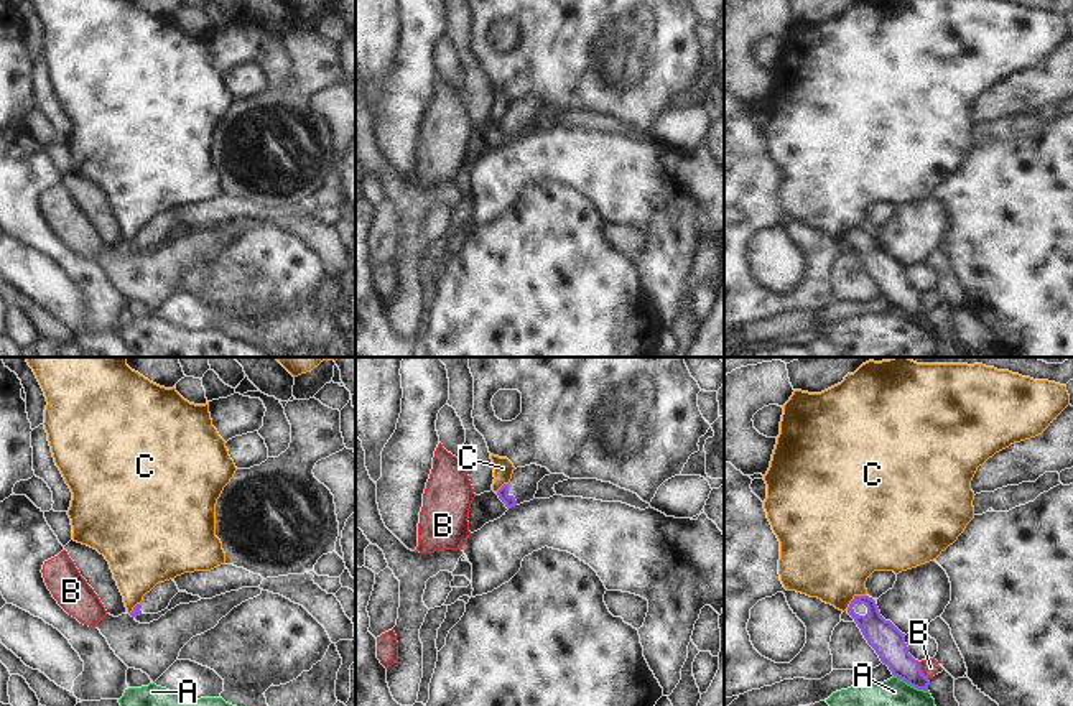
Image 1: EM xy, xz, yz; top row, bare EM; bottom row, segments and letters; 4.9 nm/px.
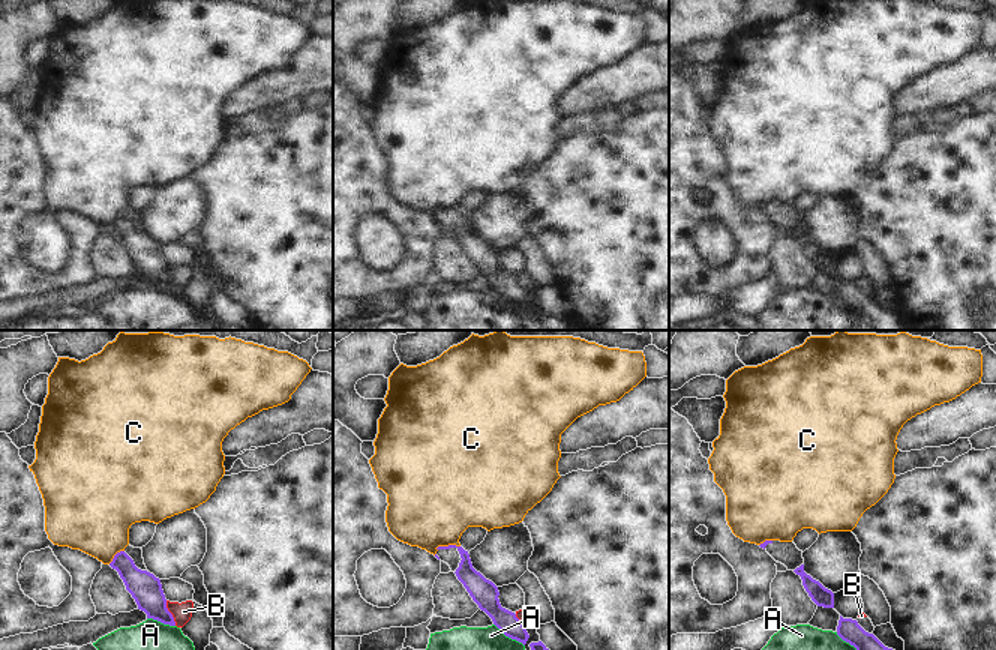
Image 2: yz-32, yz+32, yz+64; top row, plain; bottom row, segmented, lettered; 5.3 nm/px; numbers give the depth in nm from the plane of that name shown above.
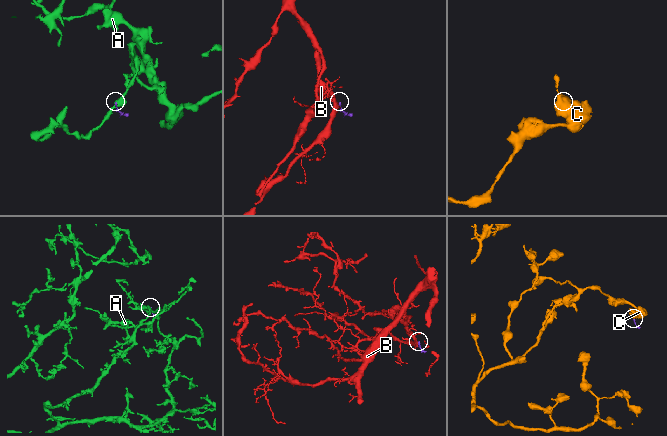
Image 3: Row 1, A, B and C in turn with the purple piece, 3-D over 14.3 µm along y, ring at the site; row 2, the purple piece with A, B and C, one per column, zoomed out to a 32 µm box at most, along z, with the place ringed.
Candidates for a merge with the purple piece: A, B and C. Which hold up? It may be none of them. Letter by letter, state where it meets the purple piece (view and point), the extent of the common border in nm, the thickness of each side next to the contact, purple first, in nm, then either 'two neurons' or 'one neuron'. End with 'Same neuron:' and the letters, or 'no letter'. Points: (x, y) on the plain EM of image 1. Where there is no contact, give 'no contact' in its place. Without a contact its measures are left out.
A: yz (910, 316) | 190 nm | 160/400 nm | two neurons
B: yz (920, 303) | 110 nm | 160/80 nm | two neurons
C: yz (854, 229) | 130 nm | 160/440 nm | two neurons
Same neuron: no letter

